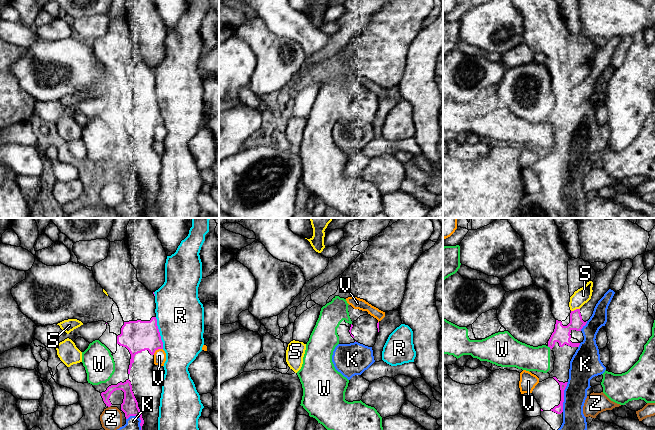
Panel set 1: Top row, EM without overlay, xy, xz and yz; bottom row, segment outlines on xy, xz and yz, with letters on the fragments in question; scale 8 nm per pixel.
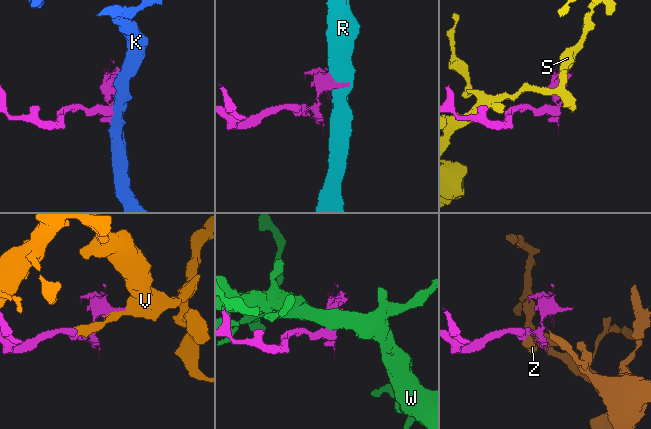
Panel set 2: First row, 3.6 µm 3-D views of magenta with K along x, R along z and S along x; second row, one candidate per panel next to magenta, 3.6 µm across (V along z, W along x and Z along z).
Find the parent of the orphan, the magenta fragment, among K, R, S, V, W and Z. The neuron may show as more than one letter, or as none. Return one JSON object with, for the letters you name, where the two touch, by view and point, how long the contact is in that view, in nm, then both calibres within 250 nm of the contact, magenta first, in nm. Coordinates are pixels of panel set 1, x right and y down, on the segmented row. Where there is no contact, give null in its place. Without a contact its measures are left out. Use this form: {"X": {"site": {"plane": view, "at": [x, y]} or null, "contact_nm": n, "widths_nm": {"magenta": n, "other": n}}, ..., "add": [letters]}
{"add": []}

